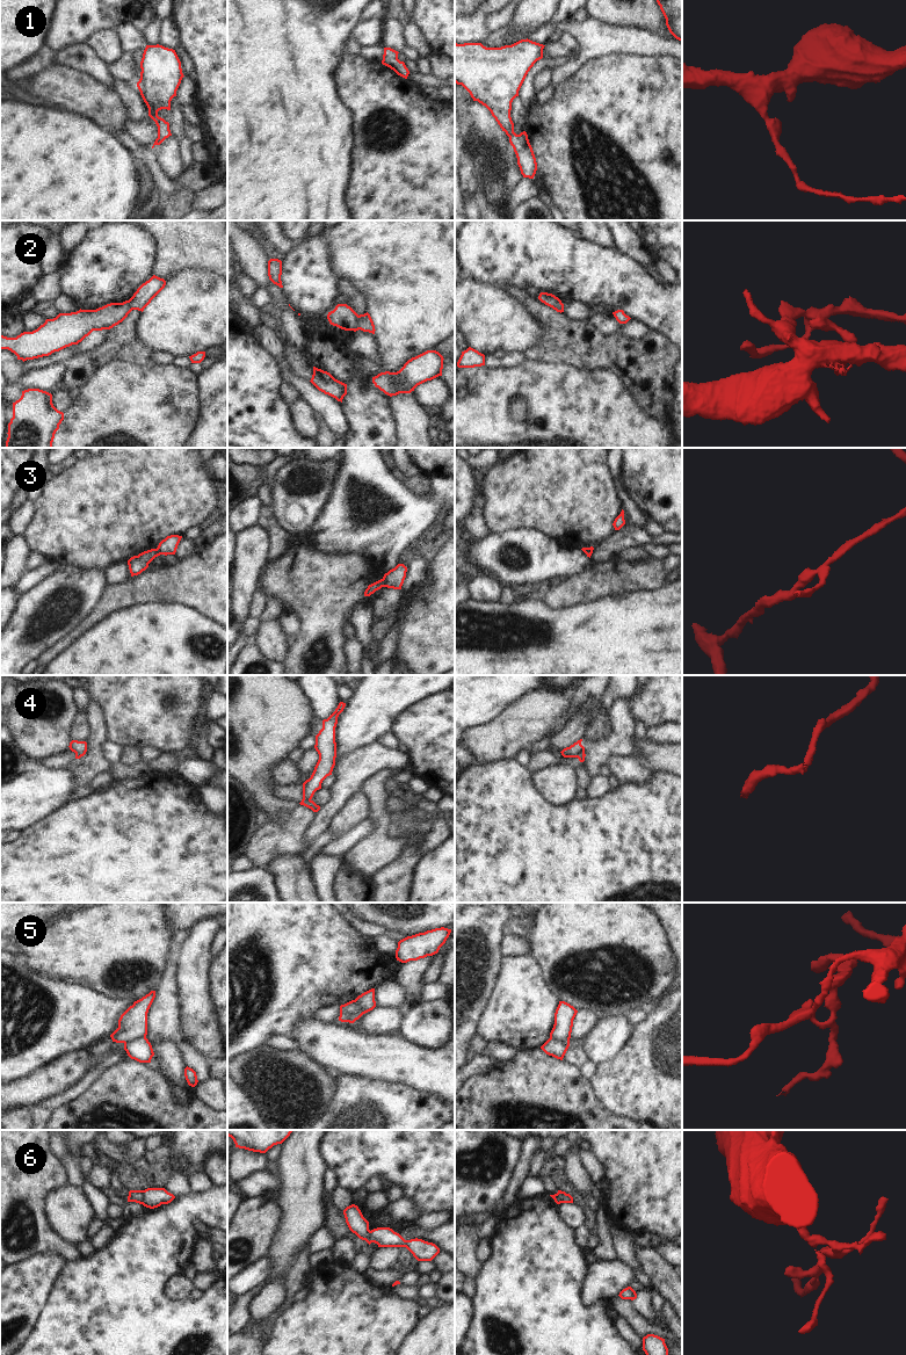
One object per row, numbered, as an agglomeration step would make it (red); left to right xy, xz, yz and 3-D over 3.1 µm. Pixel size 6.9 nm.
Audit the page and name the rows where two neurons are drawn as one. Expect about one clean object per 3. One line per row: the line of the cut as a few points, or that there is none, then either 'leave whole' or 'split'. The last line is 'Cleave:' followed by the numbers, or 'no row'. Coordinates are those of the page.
1: cut none; leave whole
2: cut xz (357, 316), (360, 328); split
3: cut xz (382, 579), (384, 586); split
4: cut xz (303, 798), (310, 801); split
5: cut xy (145, 1036), (139, 1036), (124, 1044); split
6: cut xy (140, 1190), (143, 1203); split
Cleave: 2, 3, 4, 5, 6

